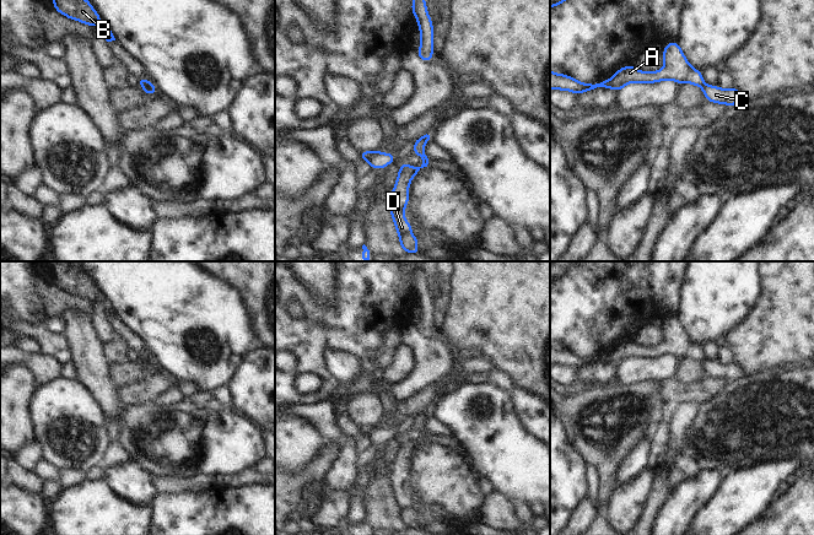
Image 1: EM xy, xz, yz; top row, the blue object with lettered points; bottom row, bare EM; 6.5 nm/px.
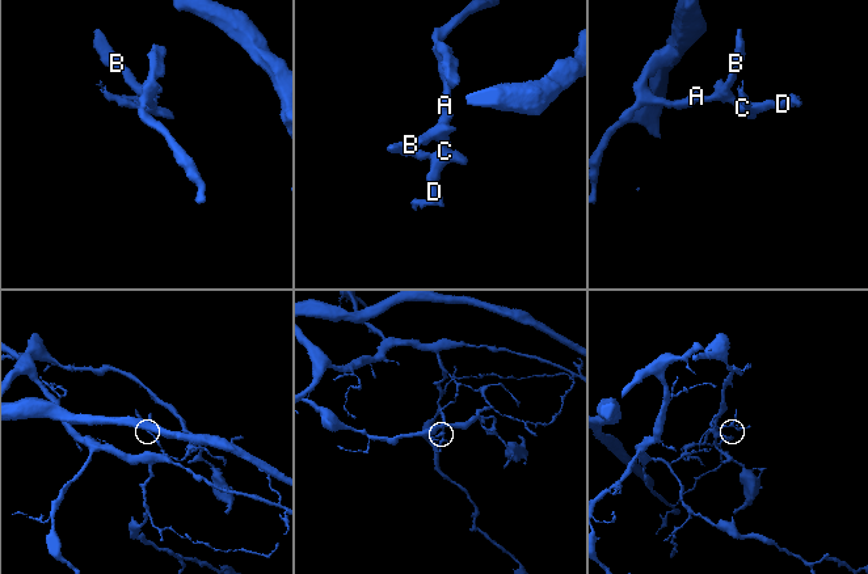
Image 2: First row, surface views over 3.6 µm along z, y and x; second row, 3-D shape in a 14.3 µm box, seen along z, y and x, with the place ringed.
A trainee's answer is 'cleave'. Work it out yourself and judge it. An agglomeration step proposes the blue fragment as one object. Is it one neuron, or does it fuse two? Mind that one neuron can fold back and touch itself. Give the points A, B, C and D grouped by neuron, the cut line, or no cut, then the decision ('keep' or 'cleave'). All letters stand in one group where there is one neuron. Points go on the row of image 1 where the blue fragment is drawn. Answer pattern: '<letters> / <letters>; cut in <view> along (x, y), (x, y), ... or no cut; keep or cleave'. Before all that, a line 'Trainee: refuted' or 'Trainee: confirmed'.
Trainee: confirmed
A B / C D; cut in yz along (705, 84), (701, 87); cleave

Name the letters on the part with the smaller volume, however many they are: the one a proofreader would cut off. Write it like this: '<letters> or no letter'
C, D

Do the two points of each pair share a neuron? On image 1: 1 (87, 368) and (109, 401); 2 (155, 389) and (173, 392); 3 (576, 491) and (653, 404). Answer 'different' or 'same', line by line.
1: same
2: different
3: different

